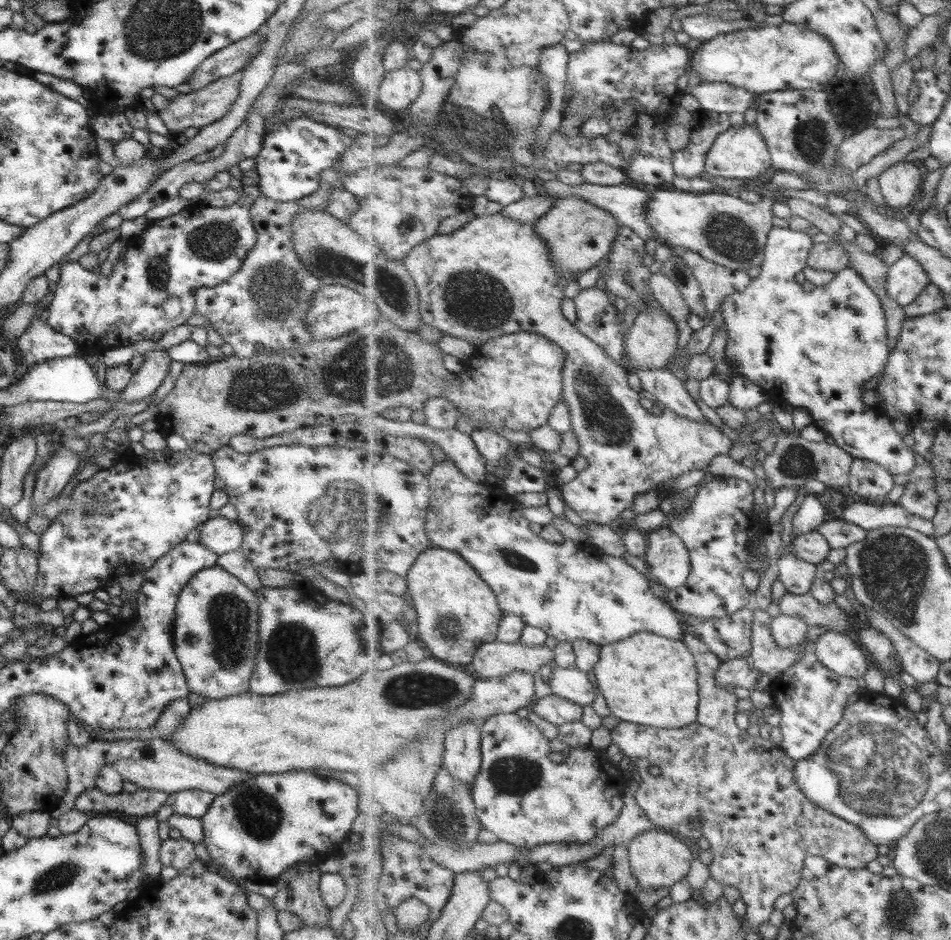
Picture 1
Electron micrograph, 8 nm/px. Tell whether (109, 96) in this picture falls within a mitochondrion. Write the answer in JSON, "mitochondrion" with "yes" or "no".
{"mitochondrion":"no"}

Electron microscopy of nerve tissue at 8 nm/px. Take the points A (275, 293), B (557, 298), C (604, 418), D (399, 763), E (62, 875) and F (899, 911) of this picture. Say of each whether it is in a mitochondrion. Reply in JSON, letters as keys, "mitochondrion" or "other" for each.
{"A":"mitochondrion","B":"other","C":"mitochondrion","D":"other","E":"mitochondrion","F":"mitochondrion"}

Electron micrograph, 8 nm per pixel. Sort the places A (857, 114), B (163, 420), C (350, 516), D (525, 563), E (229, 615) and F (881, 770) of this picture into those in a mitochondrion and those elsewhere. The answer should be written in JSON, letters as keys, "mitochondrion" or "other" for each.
{"A":"mitochondrion","B":"other","C":"mitochondrion","D":"mitochondrion","E":"mitochondrion","F":"mitochondrion"}

